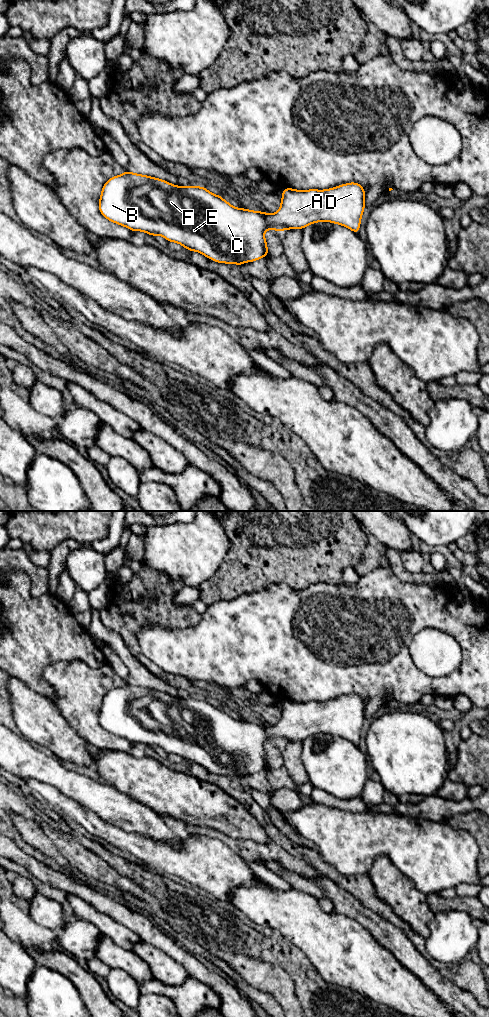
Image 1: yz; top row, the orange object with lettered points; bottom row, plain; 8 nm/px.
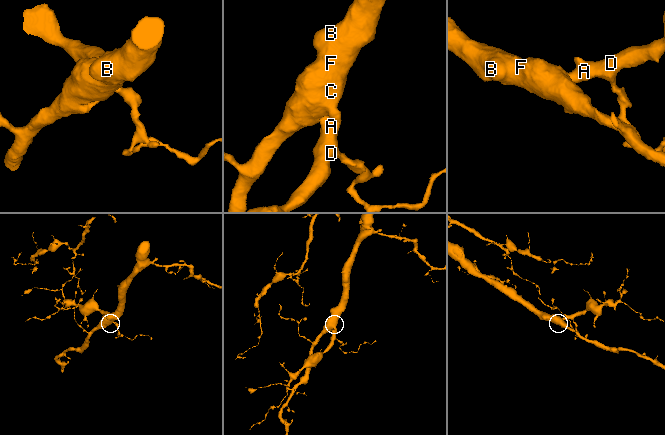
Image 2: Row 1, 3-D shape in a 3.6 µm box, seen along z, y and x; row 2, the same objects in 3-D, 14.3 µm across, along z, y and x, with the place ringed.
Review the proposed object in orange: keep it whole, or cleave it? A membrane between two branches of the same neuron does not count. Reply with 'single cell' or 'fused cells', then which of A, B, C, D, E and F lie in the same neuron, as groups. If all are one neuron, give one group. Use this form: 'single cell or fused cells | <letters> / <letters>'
single cell | A B C D E F

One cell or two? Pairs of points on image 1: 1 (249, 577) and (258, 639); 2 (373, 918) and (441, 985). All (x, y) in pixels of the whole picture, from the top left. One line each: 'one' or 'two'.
1: two
2: one

